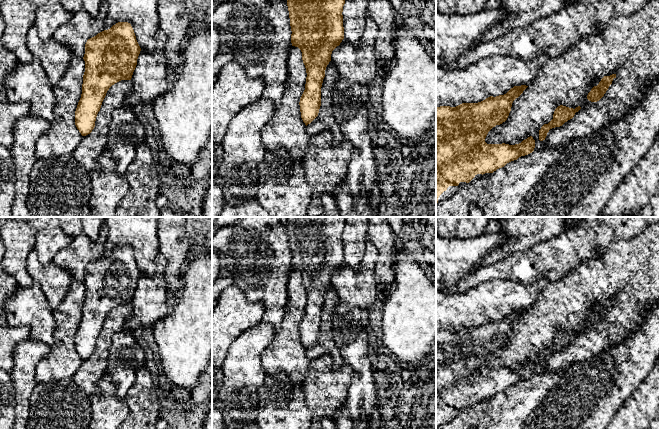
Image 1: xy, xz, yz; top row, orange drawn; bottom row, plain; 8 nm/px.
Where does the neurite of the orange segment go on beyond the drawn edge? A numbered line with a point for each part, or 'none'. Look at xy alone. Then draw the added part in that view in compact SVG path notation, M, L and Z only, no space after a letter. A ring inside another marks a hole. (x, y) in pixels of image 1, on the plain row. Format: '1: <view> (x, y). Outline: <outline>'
none

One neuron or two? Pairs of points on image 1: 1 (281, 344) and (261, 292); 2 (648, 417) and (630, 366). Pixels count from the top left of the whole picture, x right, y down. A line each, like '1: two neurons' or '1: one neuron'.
1: two neurons
2: two neurons

